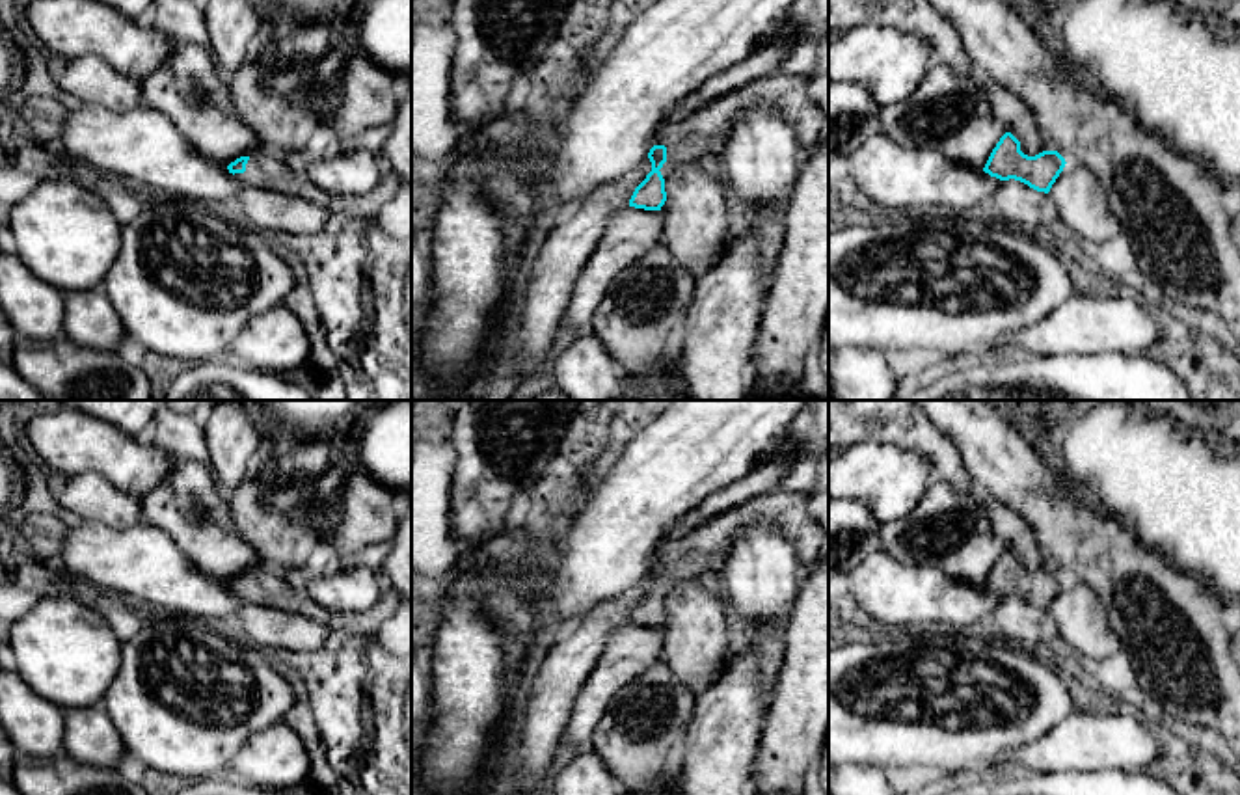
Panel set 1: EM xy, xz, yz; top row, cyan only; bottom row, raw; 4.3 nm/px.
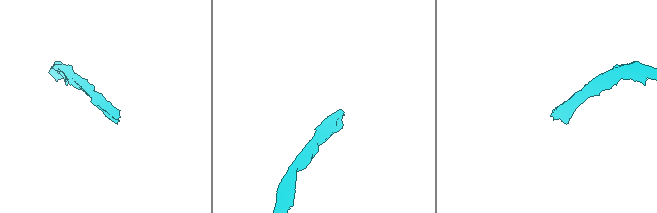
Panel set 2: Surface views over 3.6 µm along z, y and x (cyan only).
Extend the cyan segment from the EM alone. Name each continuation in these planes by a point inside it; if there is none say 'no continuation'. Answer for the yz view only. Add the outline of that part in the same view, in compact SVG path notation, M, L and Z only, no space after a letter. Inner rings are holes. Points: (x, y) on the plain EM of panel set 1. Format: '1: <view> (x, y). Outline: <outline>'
no continuation

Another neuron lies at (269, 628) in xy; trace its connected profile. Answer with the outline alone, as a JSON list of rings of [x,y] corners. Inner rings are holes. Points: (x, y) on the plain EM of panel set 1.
[[[240,603],[229,627],[268,655],[277,648],[290,652],[322,650],[331,633],[331,627],[307,616],[255,603]]]

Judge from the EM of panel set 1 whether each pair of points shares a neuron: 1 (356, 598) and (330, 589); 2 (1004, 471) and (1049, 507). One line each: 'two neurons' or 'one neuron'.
1: one neuron
2: one neuron

